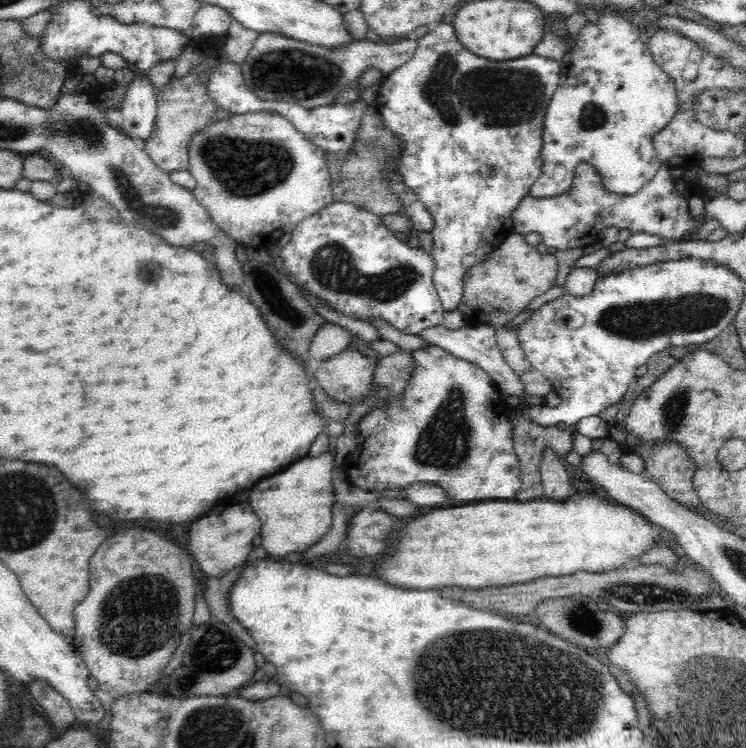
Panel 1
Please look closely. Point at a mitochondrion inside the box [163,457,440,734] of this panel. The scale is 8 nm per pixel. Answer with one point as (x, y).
(216, 651)

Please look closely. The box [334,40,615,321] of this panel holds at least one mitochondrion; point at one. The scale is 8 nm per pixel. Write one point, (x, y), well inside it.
(497, 97)

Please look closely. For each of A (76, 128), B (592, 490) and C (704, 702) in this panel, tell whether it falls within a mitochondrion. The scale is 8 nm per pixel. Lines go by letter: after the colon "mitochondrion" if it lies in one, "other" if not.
A: mitochondrion
B: other
C: mitochondrion

